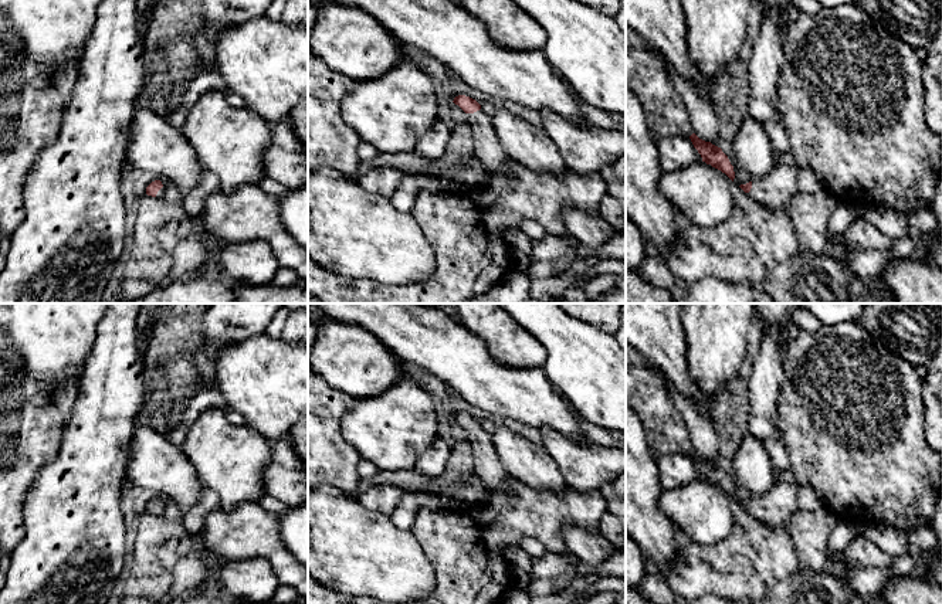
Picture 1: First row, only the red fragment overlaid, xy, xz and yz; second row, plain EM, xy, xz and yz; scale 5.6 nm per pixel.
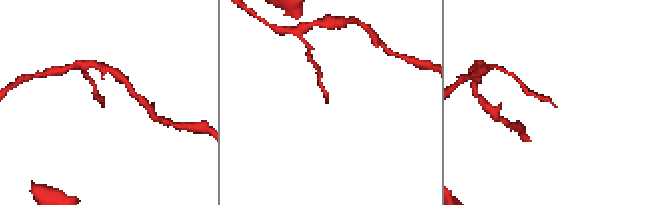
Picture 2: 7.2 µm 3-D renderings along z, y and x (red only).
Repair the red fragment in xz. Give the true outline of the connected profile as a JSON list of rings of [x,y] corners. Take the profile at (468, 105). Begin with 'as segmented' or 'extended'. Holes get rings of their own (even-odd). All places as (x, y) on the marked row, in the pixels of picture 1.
extended; [[[458,95],[453,101],[467,113],[467,123],[472,129],[474,155],[488,173],[506,173],[506,163],[511,160],[495,133],[492,119],[482,112],[481,105],[465,95]]]

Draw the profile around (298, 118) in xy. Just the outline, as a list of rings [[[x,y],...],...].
[[[308,96],[292,108],[287,122],[292,126],[294,133],[308,152]]]

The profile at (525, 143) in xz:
[[[502,106],[491,116],[499,143],[508,156],[532,172],[563,177],[569,170],[552,139]]]

